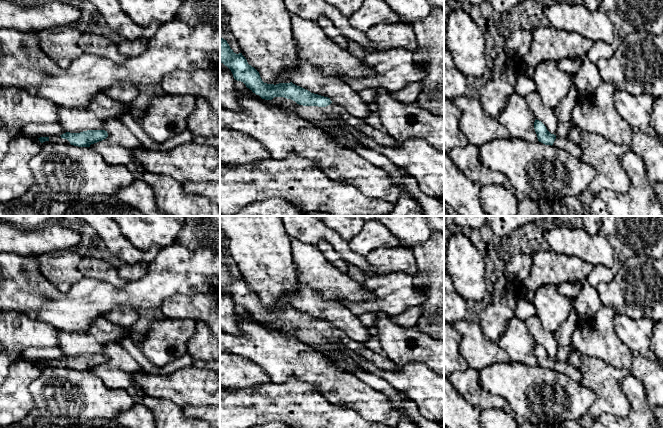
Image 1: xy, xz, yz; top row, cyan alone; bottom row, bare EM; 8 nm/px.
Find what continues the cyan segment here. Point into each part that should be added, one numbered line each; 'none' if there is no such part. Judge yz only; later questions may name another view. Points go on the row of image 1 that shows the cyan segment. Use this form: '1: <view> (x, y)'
1: yz (563, 143)

